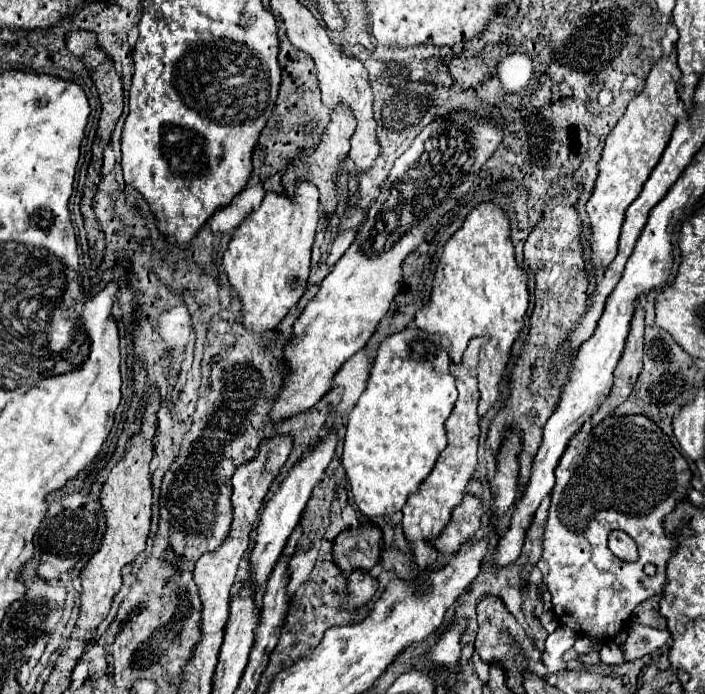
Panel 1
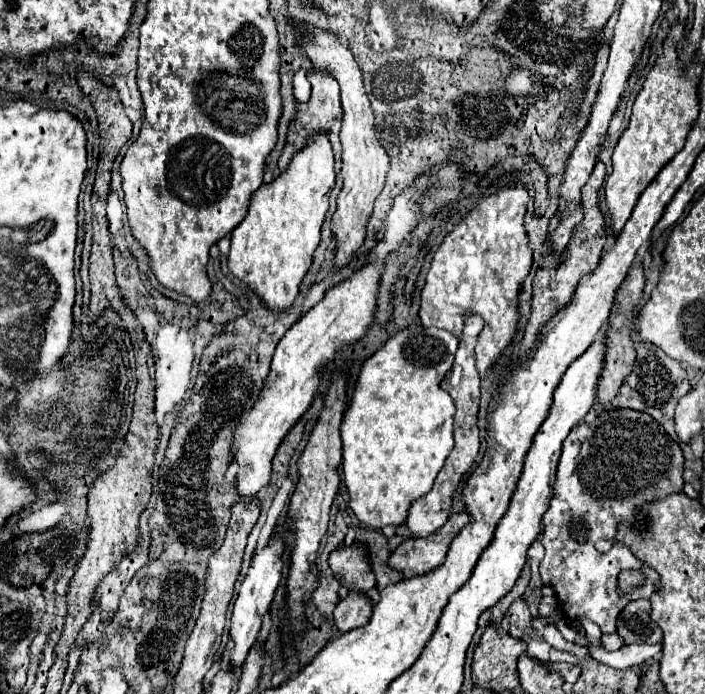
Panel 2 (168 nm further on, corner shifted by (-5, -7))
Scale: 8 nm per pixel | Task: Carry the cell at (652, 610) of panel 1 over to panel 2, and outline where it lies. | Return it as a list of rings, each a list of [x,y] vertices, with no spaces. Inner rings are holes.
[[[638,599],[624,607],[624,611],[618,615],[618,635],[622,637],[624,645],[630,643],[660,643],[662,631],[660,627],[650,619],[650,601]]]

